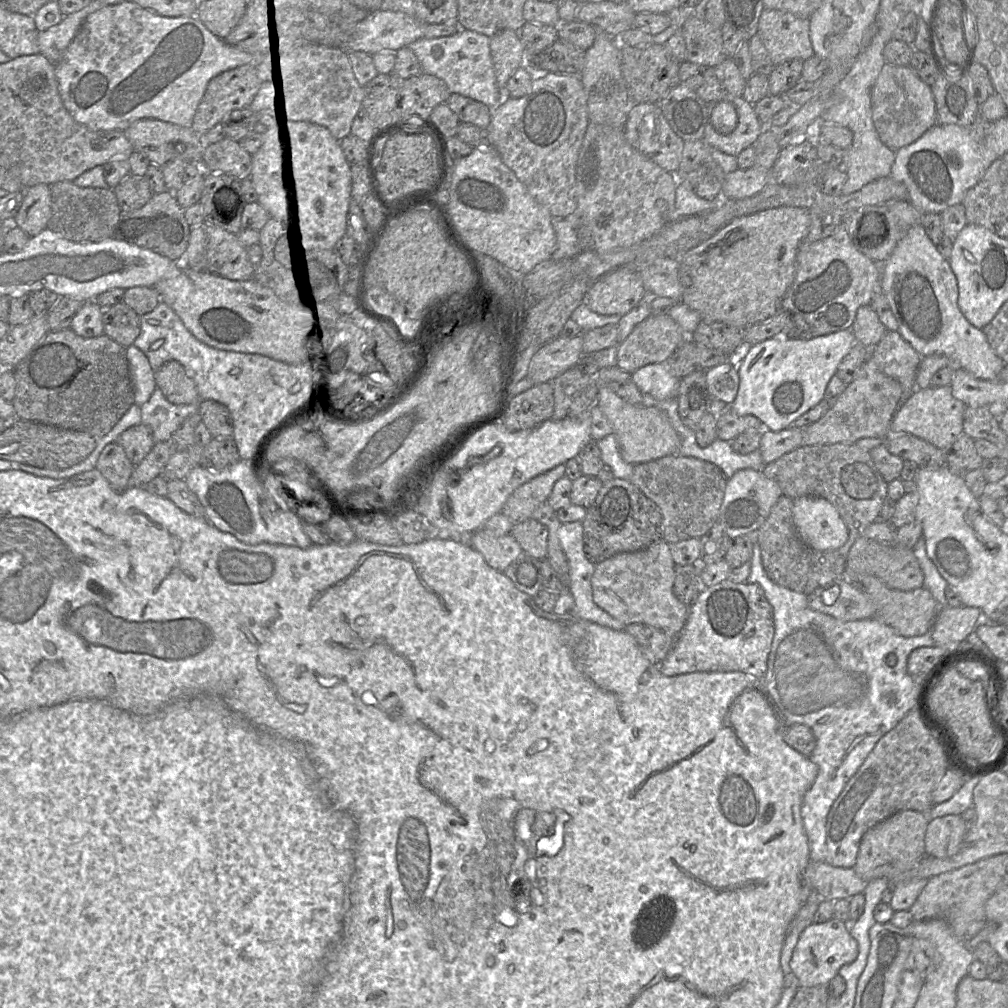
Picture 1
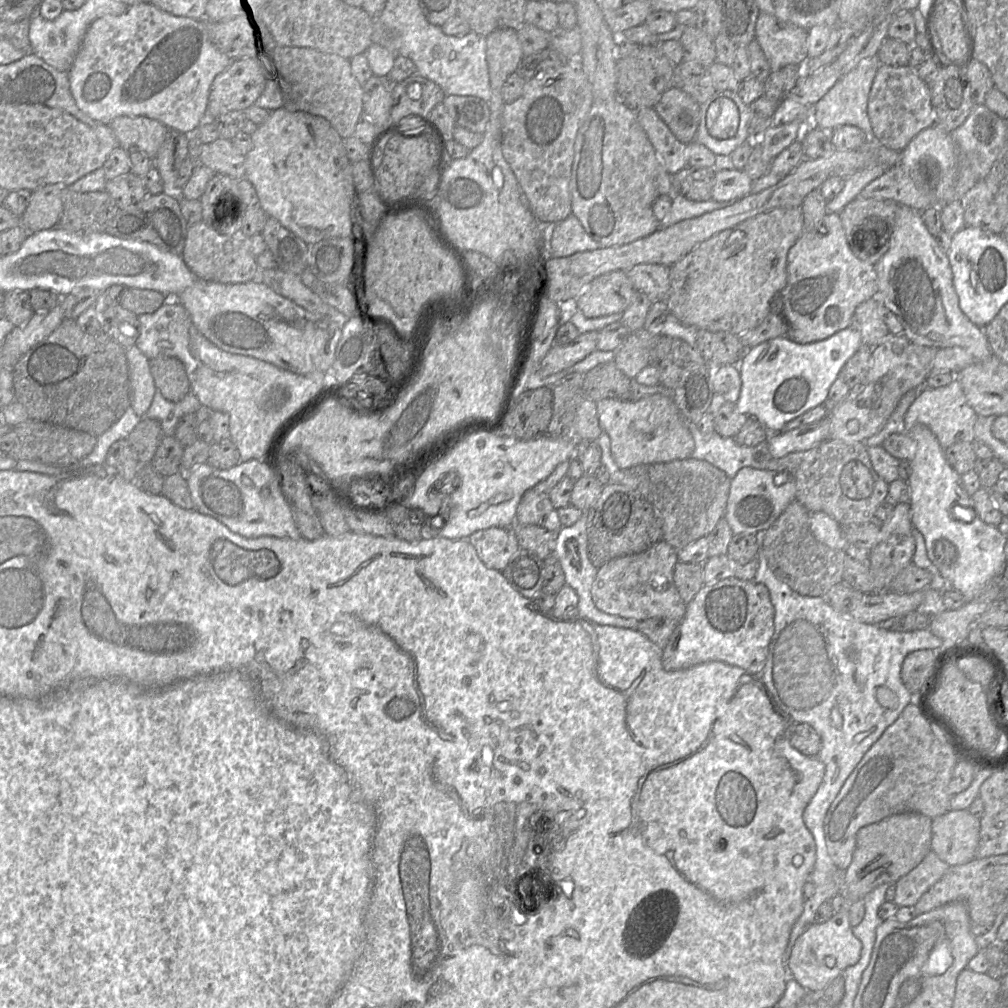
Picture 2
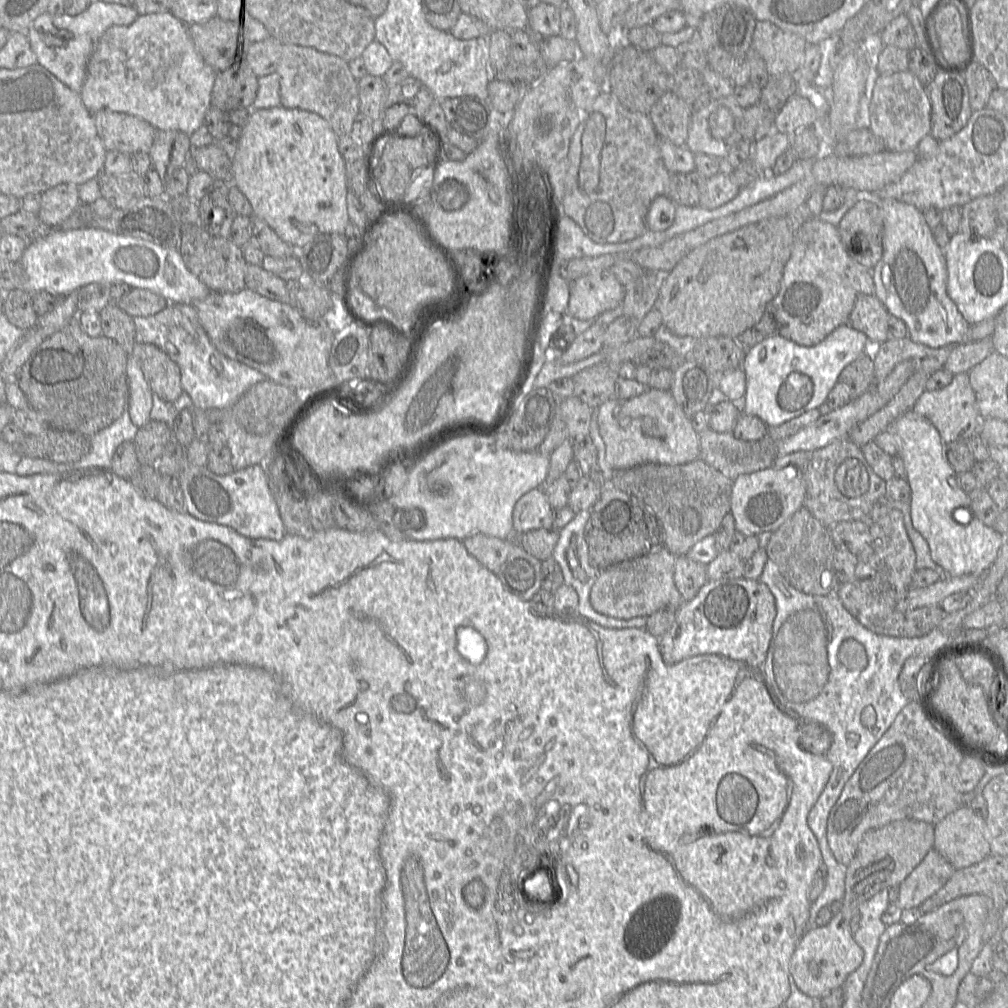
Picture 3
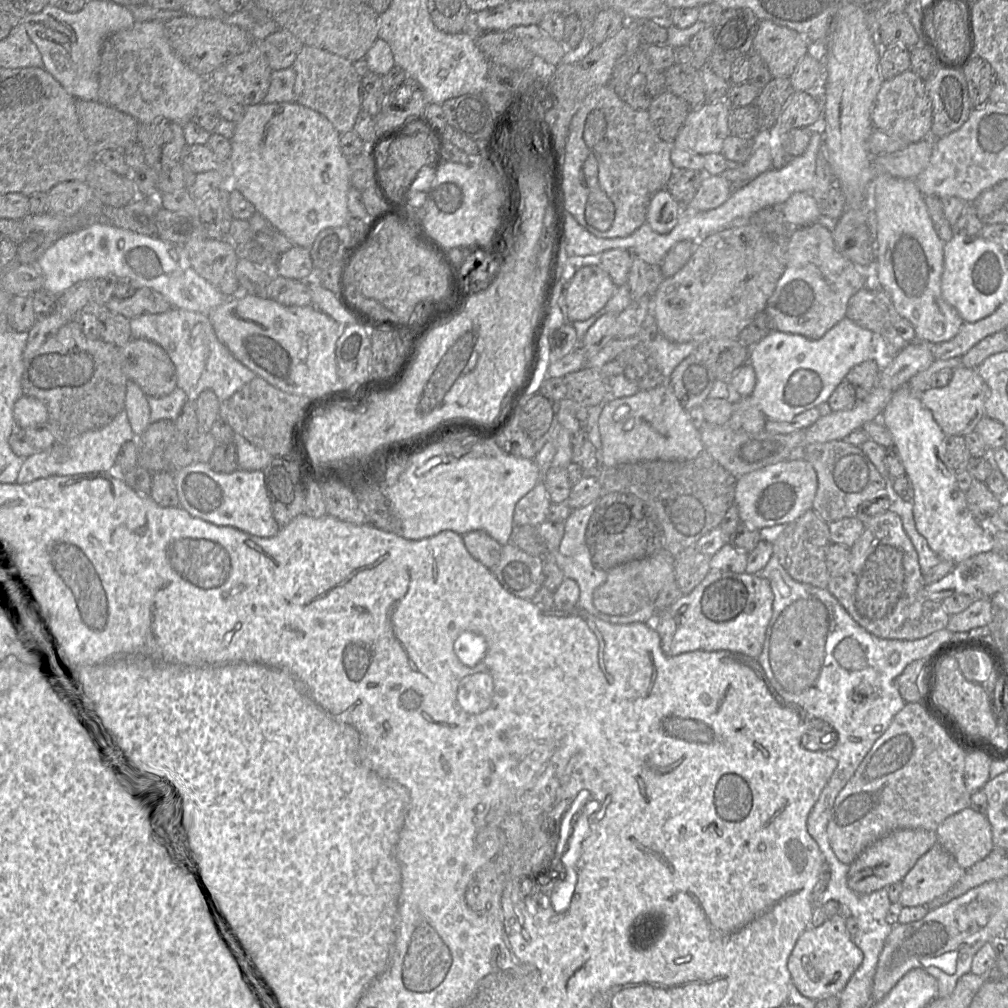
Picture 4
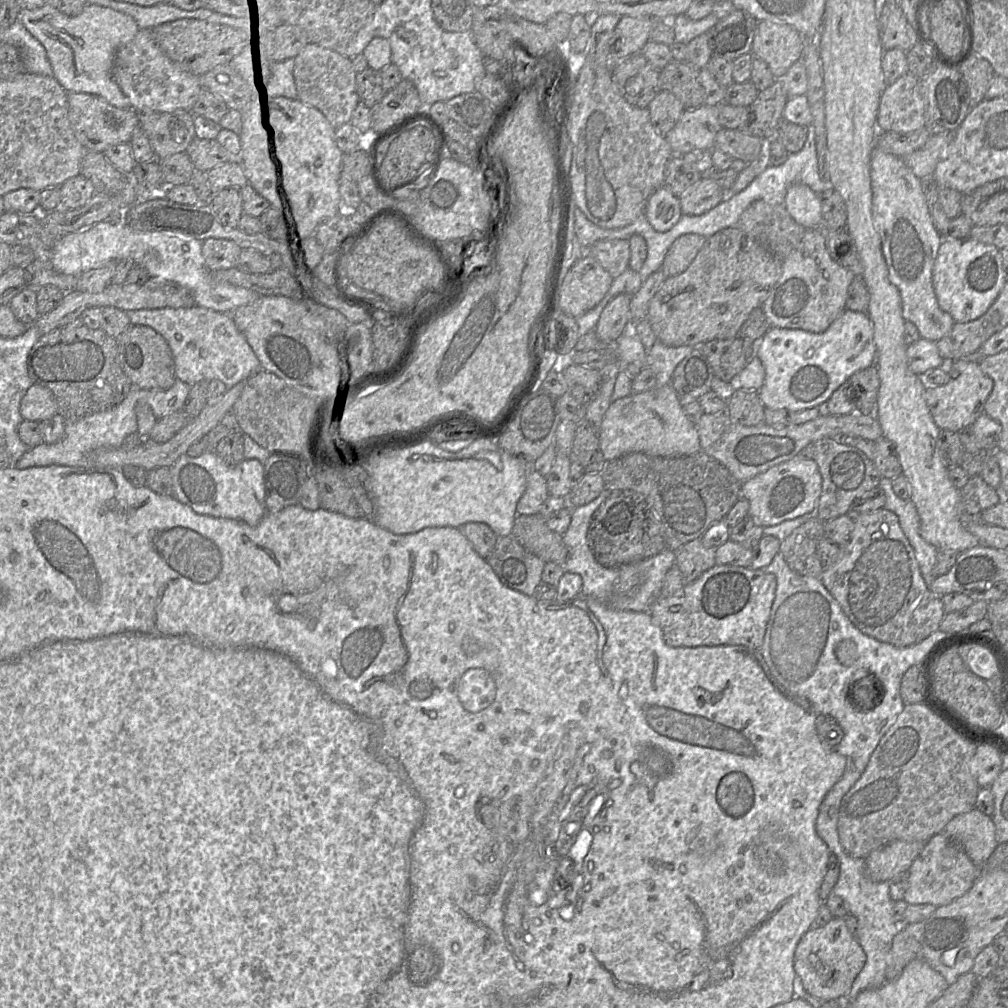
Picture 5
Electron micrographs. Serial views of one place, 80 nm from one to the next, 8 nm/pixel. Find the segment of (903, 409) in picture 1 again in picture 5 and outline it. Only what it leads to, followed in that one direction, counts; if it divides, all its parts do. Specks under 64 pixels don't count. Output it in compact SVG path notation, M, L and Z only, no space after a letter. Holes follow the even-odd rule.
M956 359L945 361L940 367L945 367L949 381L945 385L926 389L925 401L934 422L941 430L959 432L967 426L972 426L984 413L984 406L994 383L976 361Z

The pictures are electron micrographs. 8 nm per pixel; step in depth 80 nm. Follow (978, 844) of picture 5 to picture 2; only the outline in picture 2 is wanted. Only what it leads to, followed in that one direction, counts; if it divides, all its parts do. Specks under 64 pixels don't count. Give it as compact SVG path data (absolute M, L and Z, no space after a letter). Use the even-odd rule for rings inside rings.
M968 809L948 811L932 821L931 851L955 867L976 858L980 840L980 819Z

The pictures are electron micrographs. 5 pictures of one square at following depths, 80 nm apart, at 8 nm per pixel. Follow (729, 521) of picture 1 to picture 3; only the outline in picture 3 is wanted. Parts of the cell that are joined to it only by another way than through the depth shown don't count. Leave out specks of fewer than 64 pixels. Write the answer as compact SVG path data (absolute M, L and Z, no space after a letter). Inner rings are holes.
M787 466L783 469L769 467L741 474L733 481L730 504L730 513L734 517L736 530L753 535L765 531L774 532L804 506L805 495L805 482L798 469L793 466Z

